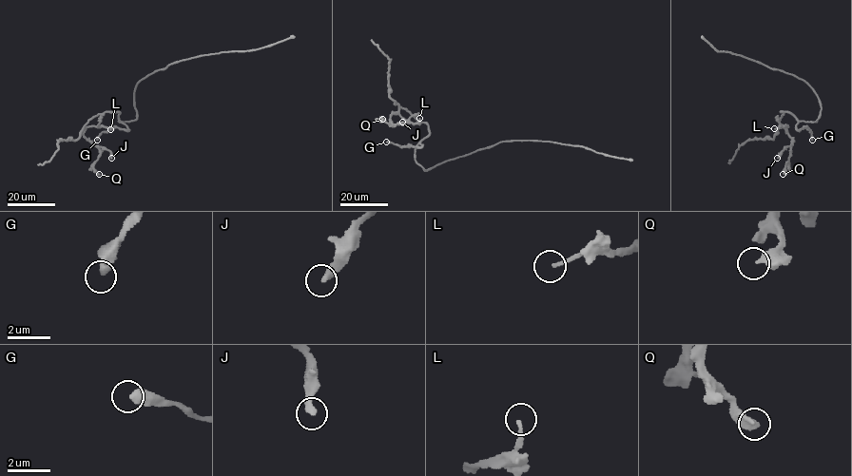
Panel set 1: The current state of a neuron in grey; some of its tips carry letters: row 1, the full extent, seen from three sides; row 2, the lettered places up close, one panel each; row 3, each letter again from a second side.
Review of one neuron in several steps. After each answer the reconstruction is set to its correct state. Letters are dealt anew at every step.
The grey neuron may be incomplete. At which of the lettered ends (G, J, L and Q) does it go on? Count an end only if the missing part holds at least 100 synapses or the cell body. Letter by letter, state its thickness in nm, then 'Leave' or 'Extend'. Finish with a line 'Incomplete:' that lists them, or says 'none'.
G: Thickness 400 nm. Leave
J: Thickness 320 nm. Leave
L: Thickness 140 nm. Leave
Q: Thickness 360 nm. Leave
Incomplete: none

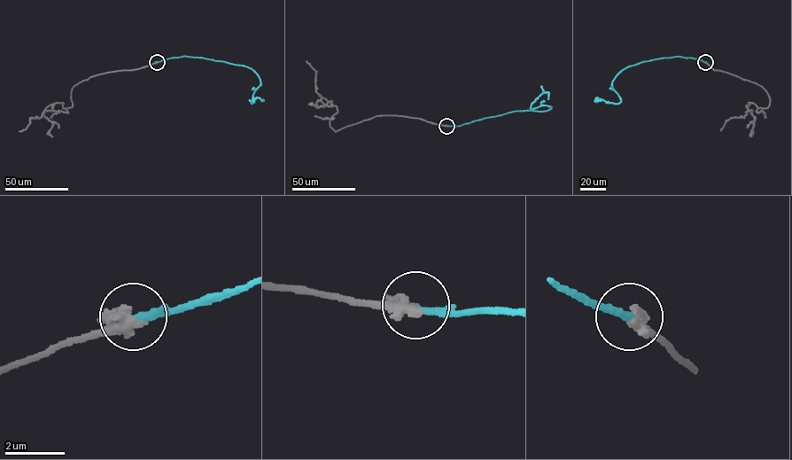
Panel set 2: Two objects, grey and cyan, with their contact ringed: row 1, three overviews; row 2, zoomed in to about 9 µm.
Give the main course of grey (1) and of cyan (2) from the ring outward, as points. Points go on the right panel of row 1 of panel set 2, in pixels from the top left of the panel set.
1: (705, 62), (715, 70), (761, 85), (769, 97), (767, 108), (749, 102), (744, 117), (729, 119), (720, 130)
2: (705, 62), (676, 57), (629, 66), (612, 82), (620, 101), (608, 103), (596, 97), (601, 101)

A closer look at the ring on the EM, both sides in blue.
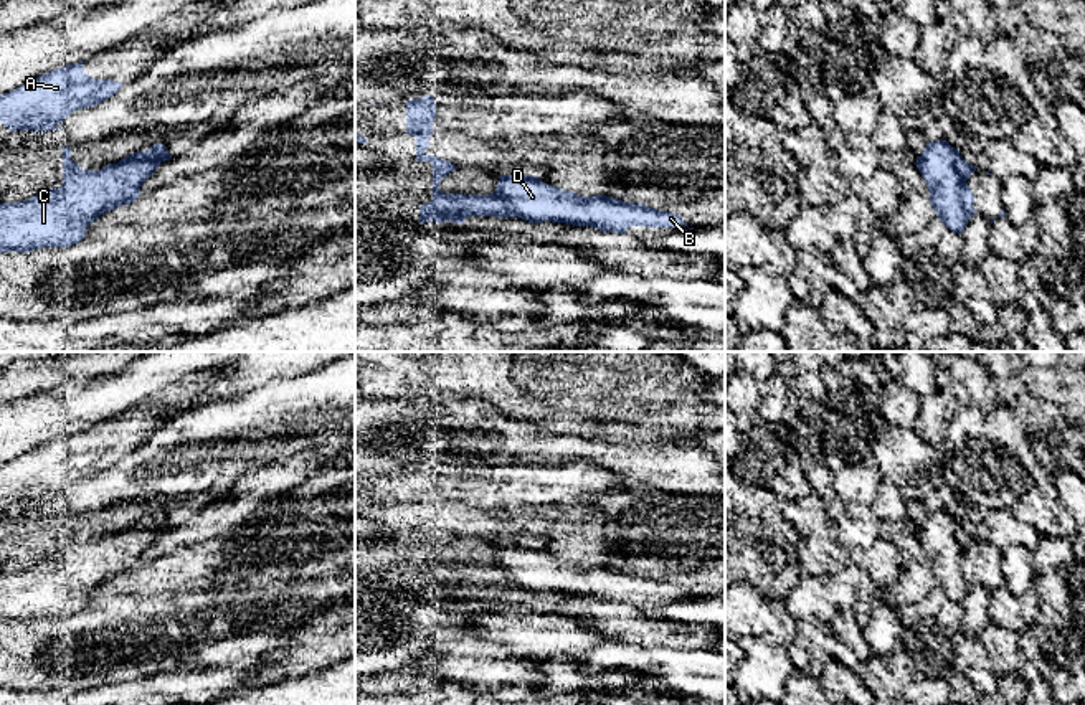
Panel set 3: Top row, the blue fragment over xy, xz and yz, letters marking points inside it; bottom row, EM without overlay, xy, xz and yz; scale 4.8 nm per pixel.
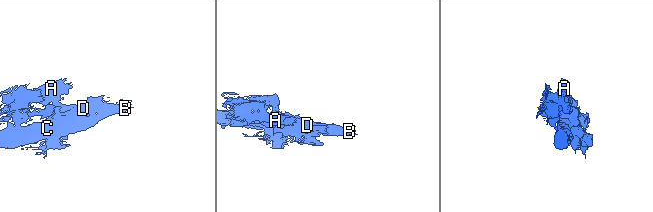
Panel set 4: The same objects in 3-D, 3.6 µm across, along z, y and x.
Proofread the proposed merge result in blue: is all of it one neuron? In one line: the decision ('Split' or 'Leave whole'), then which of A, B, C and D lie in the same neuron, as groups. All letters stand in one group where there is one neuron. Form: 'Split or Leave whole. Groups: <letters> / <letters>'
Leave whole. Groups: A B C D

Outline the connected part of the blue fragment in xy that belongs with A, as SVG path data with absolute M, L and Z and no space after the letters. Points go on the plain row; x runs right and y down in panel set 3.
M84 431L63 436L59 439L53 439L50 442L45 442L38 447L33 447L31 451L25 452L23 456L0 464L0 492L10 500L30 500L33 502L48 502L48 500L61 500L61 497L54 497L56 494L61 495L61 492L71 485L78 479L92 477L96 474L104 472L111 466L114 466L124 454L111 449L92 449L88 446L83 439Z

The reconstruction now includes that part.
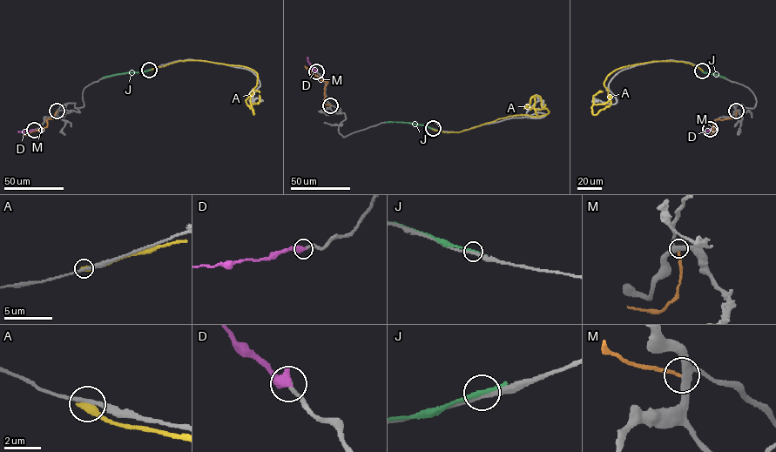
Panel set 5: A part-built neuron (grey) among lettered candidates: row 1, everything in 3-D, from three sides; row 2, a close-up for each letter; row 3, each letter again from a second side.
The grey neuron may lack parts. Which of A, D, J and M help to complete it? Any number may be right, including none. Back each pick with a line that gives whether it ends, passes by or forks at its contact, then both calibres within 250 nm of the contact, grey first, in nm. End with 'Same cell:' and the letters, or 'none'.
D: it ends; calibres 190 and 600 nm
Same cell: D

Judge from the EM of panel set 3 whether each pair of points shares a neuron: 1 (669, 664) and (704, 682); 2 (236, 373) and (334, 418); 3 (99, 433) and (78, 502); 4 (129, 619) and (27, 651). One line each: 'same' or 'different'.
1: same
2: different
3: different
4: same

